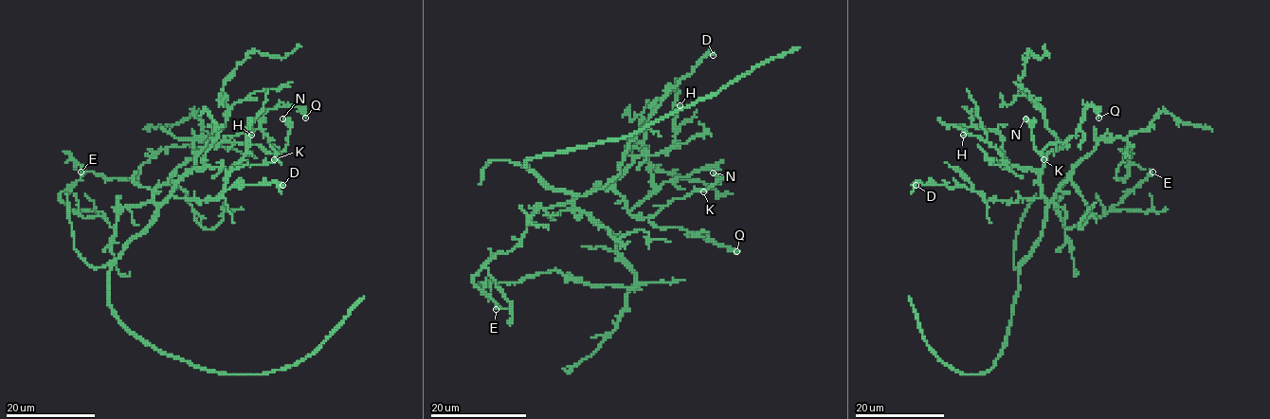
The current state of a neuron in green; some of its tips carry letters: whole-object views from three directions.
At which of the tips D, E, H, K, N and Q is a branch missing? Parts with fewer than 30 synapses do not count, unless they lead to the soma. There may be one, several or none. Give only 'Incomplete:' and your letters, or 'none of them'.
Incomplete: none of them

